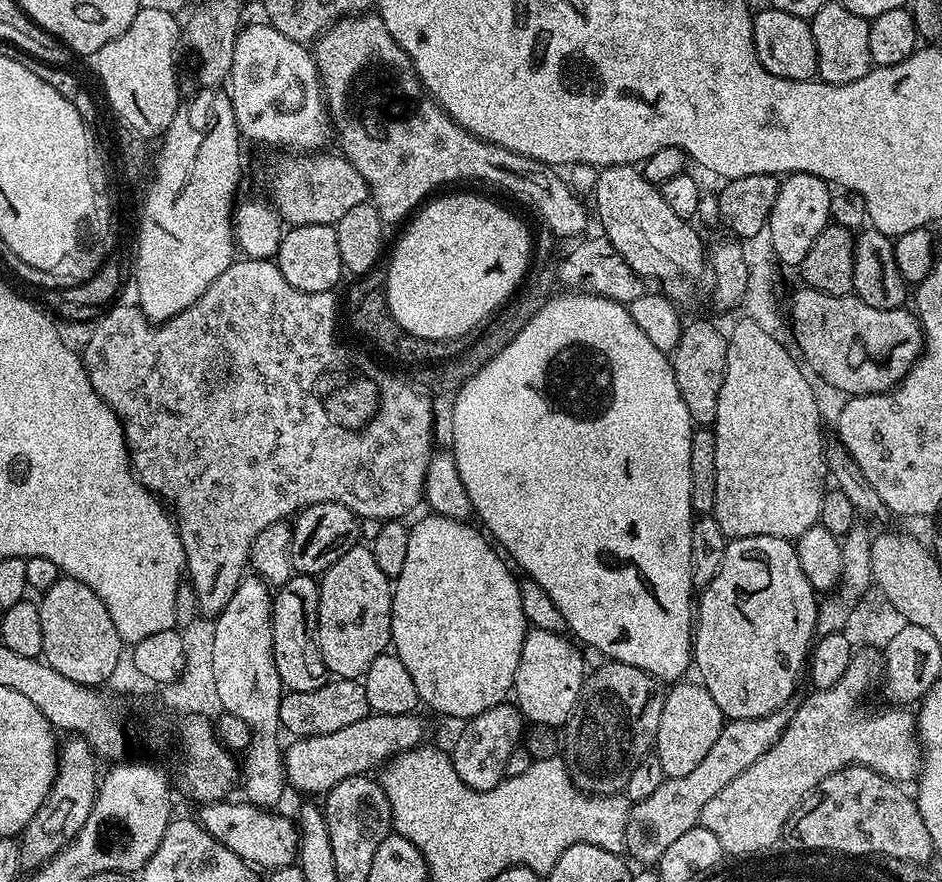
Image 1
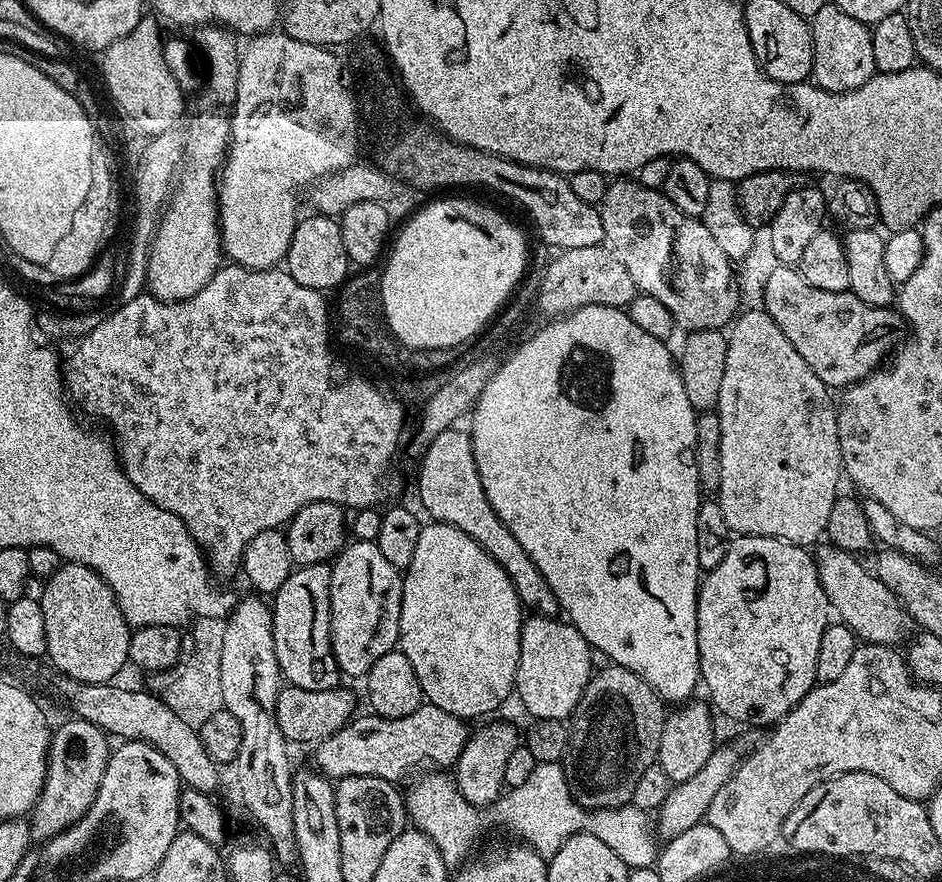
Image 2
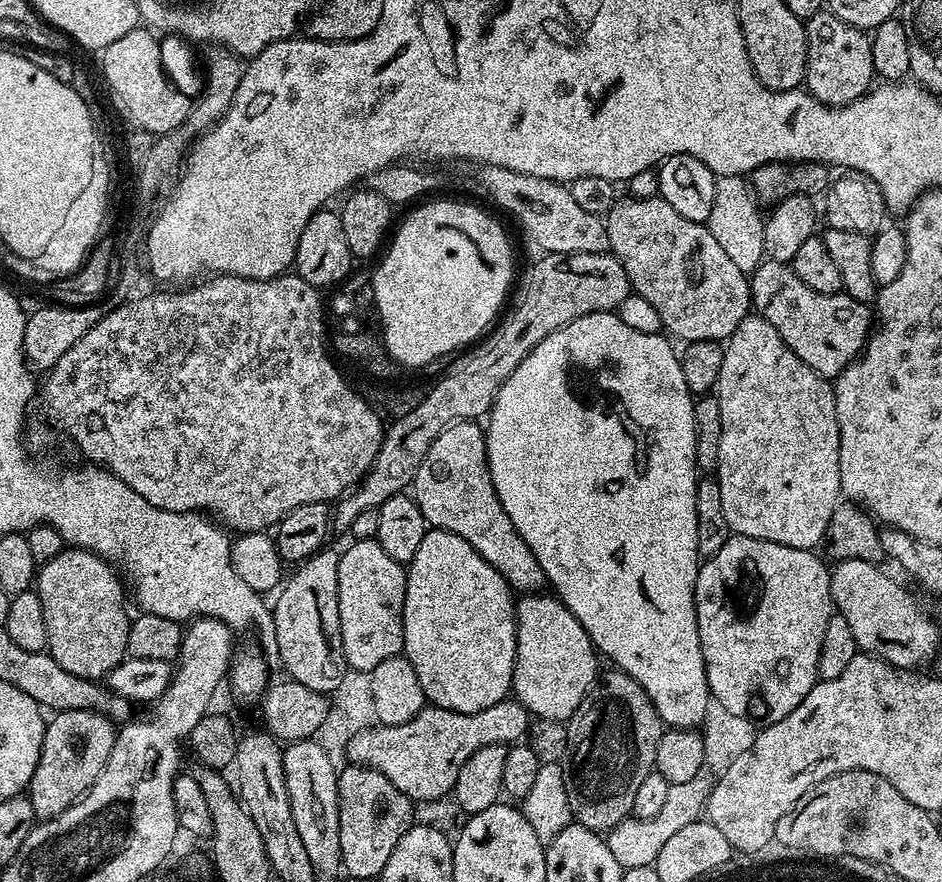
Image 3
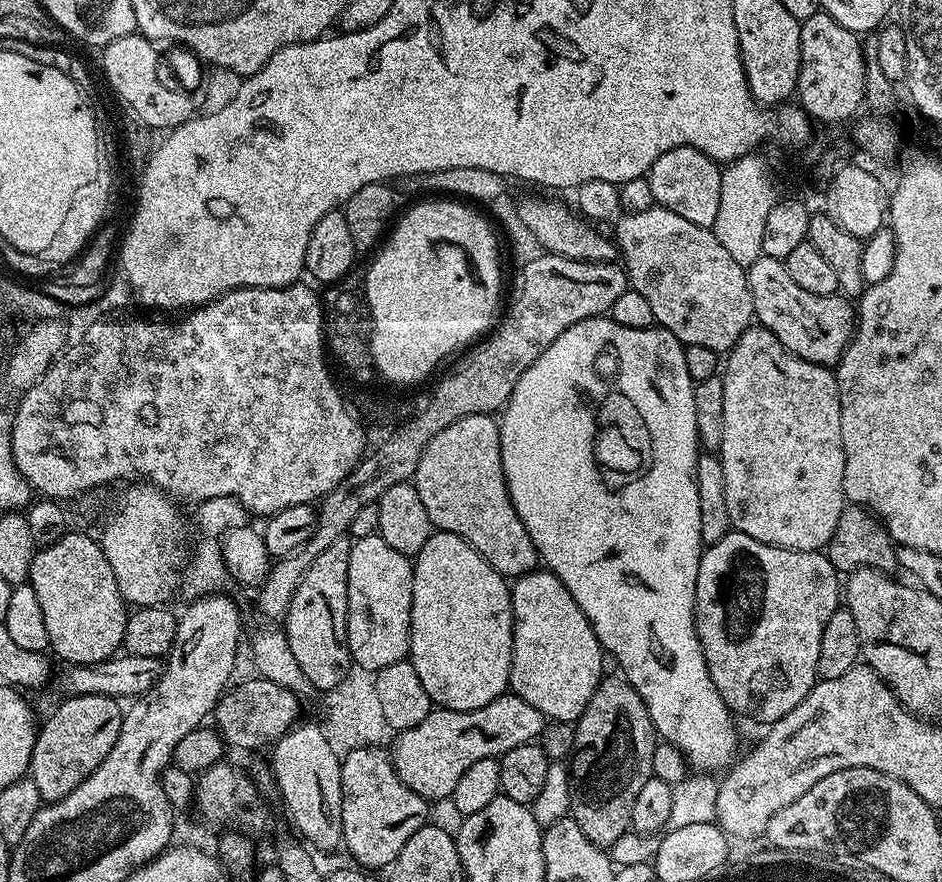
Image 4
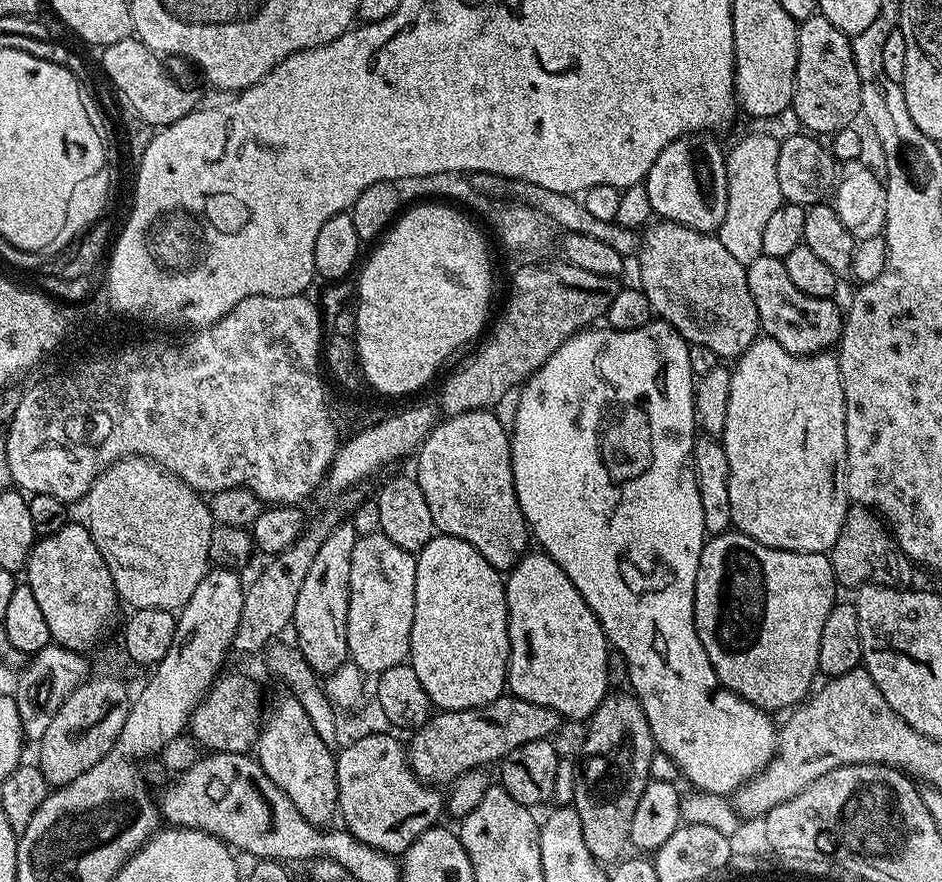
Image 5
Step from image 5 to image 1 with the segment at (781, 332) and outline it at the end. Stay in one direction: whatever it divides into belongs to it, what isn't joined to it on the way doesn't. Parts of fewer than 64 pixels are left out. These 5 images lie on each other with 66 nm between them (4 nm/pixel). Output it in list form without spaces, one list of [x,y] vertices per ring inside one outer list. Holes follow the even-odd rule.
[[[800,286],[792,296],[788,316],[792,319],[792,336],[800,347],[799,355],[808,359],[807,367],[820,372],[821,378],[830,387],[845,392],[843,395],[848,398],[892,391],[920,359],[924,350],[924,330],[920,327],[915,311],[907,307],[878,310],[874,306],[866,306],[866,302],[862,302],[854,294],[835,296]]]

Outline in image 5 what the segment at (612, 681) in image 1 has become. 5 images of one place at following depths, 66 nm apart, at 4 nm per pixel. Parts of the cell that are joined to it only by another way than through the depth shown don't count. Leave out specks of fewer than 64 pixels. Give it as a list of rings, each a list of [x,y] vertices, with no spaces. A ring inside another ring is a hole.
[[[628,690],[615,692],[605,696],[587,721],[588,733],[571,802],[582,822],[586,850],[604,866],[615,865],[627,853],[624,851],[629,851],[630,822],[634,822],[638,798],[648,785],[654,751],[650,722],[639,699]]]

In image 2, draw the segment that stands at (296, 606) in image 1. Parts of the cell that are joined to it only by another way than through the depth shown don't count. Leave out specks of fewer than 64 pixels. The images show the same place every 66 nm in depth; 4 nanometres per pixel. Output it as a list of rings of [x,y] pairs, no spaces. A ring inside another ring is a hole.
[[[306,564],[297,567],[282,582],[271,601],[272,633],[274,634],[274,654],[278,658],[280,675],[293,688],[302,690],[330,690],[342,684],[342,673],[332,653],[330,634],[330,574],[328,564]]]

